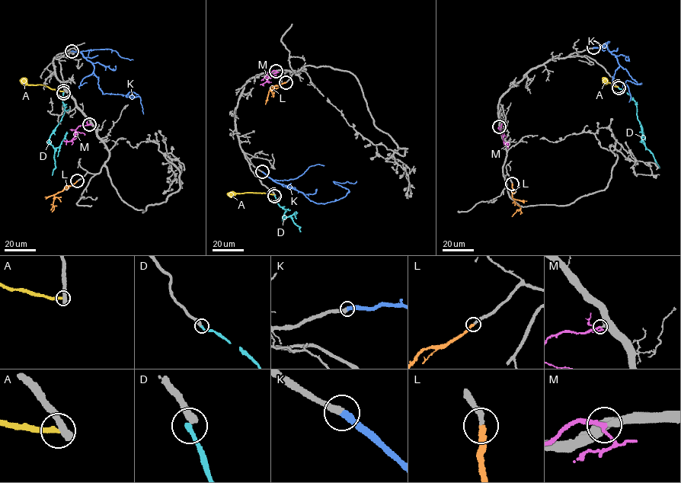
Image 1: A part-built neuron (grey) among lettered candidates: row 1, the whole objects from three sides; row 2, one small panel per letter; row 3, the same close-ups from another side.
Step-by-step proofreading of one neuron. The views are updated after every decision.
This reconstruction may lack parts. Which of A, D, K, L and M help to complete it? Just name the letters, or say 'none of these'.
K, L, M

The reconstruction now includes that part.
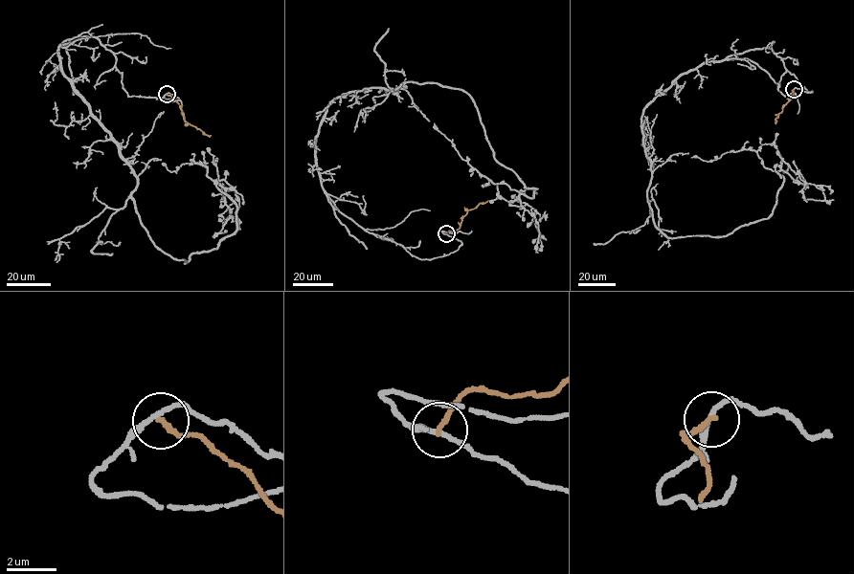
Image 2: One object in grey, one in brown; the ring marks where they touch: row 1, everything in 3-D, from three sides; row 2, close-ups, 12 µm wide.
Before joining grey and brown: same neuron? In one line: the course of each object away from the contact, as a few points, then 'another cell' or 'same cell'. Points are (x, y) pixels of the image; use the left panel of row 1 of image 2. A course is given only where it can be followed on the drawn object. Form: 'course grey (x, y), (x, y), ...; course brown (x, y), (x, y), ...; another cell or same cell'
course grey (167, 94), (129, 97), (96, 37), (59, 45), (186, 263), (237, 209), (205, 165), (164, 165); course brown (167, 94), (180, 105), (184, 120), (211, 135); another cell

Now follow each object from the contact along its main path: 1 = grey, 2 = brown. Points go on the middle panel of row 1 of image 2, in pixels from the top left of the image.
1: (445, 233), (420, 259), (365, 231), (315, 161), (339, 97), (438, 82), (533, 196), (434, 122)
2: (446, 233), (460, 228), (467, 210), (488, 200)

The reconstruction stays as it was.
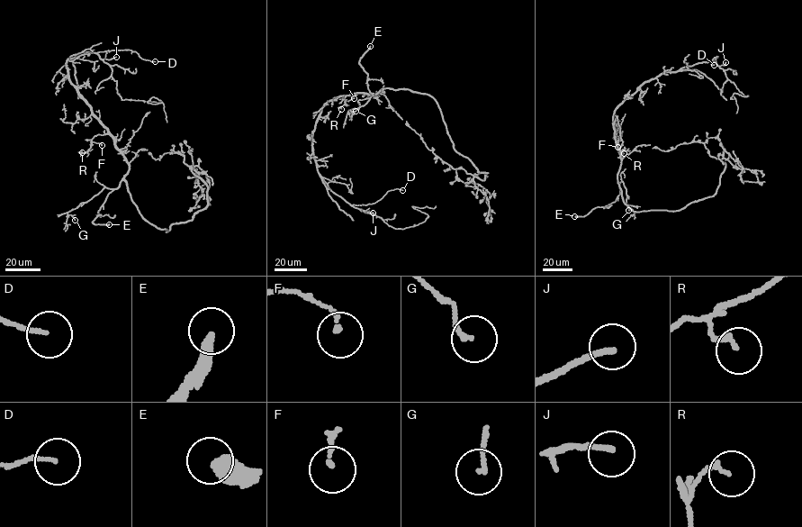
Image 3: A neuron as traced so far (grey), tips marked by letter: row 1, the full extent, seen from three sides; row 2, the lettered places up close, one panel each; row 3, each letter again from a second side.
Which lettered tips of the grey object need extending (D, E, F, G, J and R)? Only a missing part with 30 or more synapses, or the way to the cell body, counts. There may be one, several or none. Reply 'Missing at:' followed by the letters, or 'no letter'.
Missing at: E

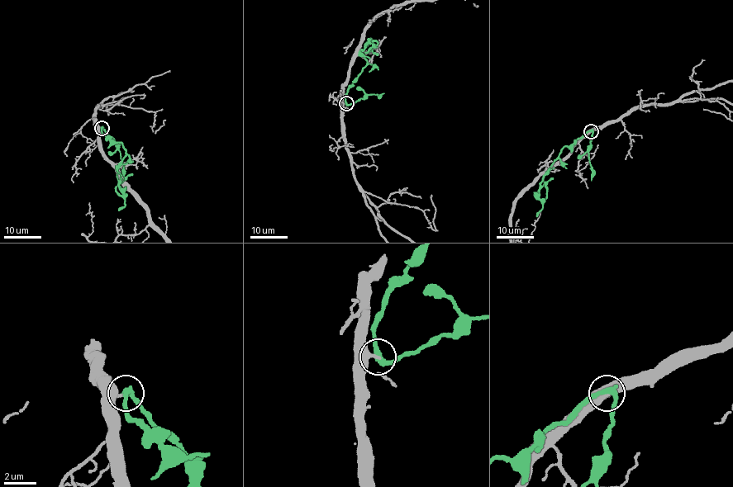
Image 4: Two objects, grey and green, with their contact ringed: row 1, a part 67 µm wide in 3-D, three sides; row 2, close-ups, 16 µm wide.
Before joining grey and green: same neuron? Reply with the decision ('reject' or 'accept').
reject

